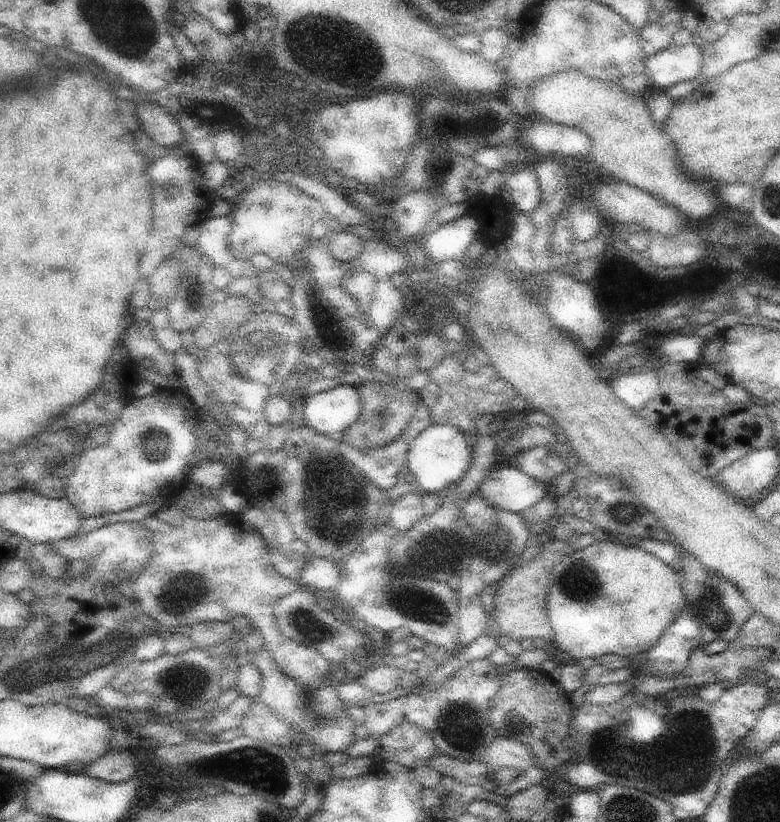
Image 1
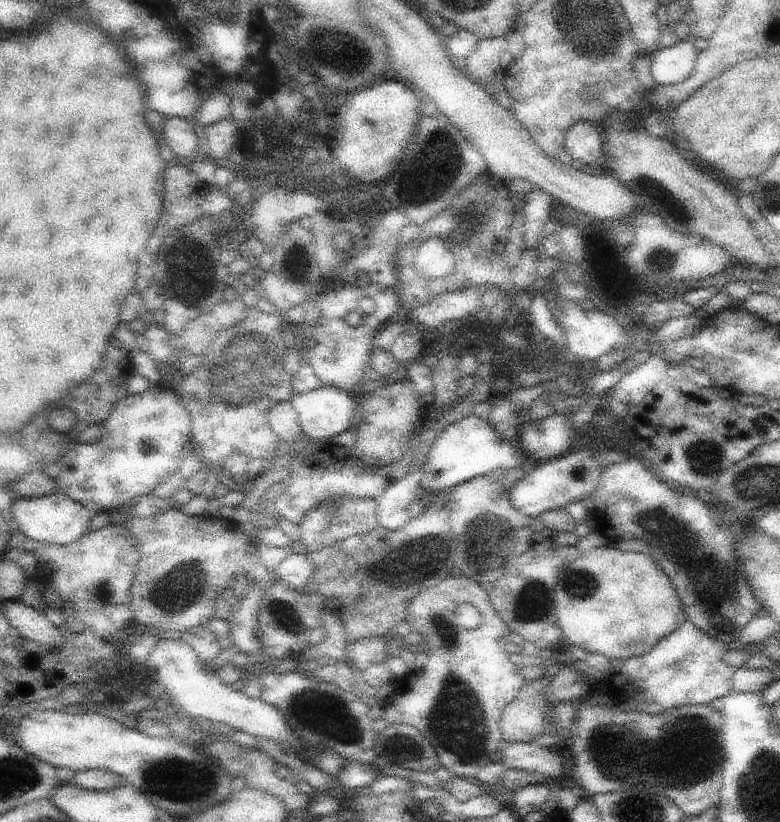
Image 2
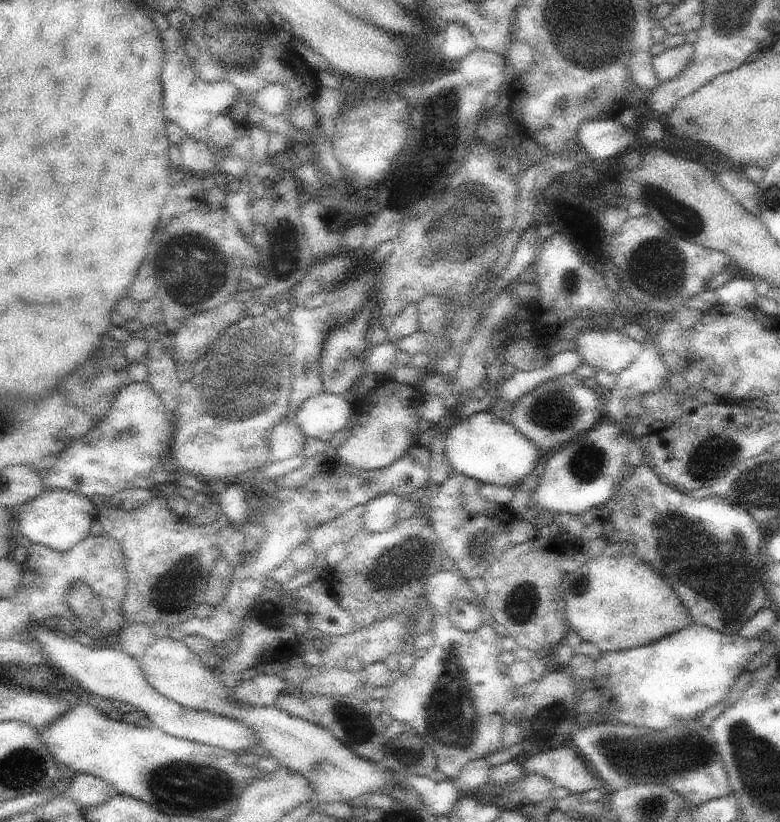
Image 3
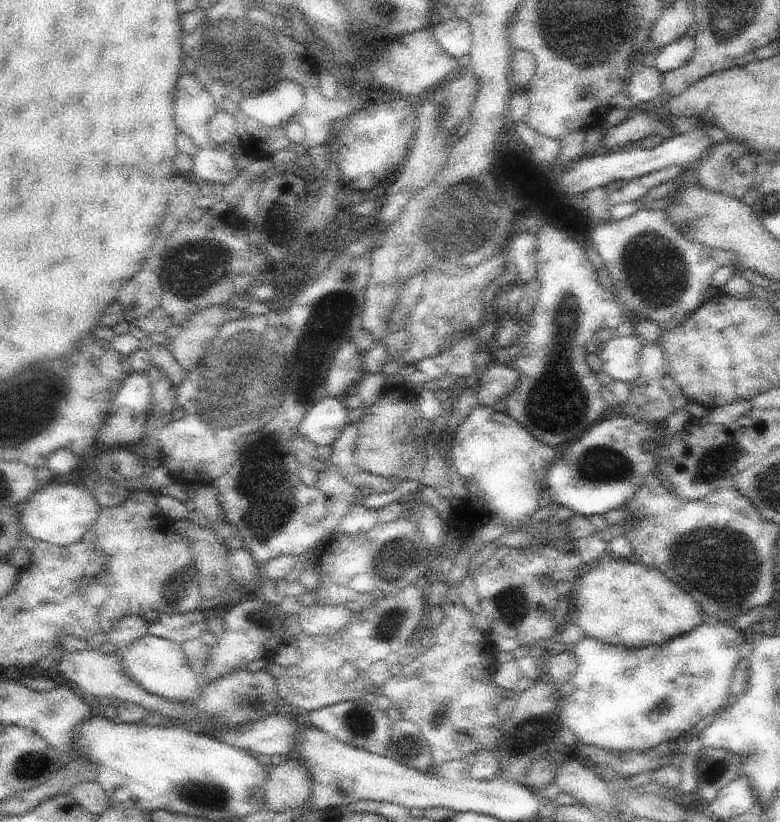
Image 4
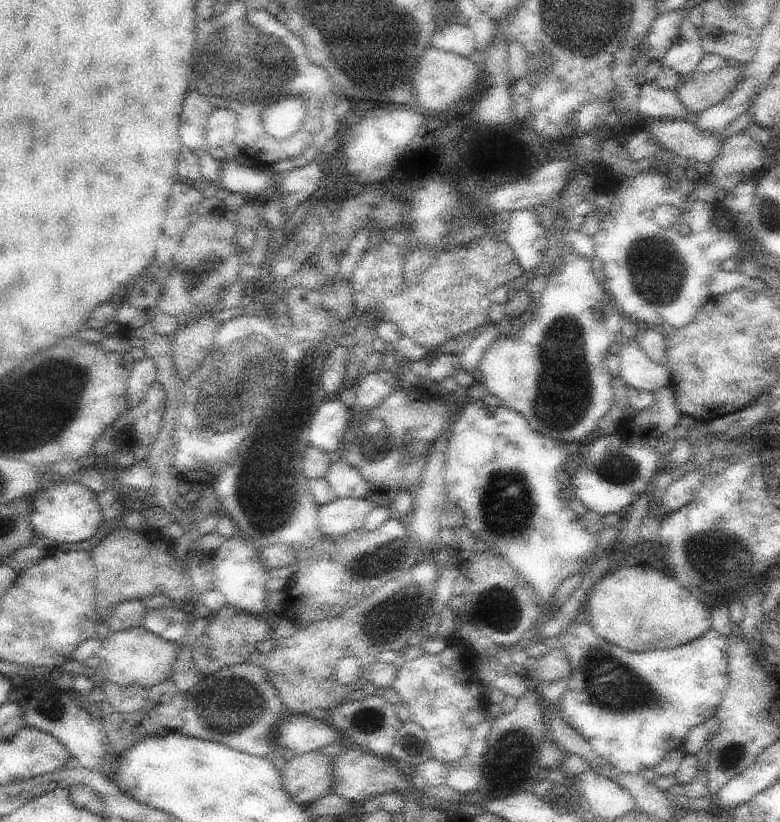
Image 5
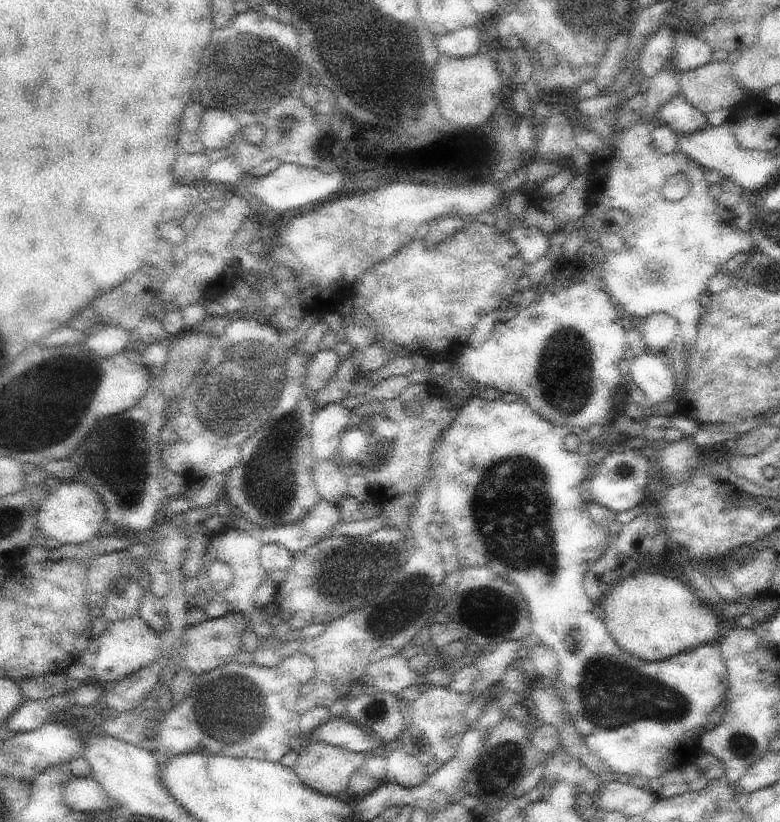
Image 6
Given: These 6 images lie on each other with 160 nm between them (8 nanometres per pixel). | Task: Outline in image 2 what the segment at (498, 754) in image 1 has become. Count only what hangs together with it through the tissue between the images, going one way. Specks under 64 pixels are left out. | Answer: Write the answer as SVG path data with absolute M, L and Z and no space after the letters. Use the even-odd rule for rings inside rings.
M535 741L502 744L500 751L501 761L508 769L544 773L558 782L565 778L562 773L564 758L556 754L555 750L541 746Z

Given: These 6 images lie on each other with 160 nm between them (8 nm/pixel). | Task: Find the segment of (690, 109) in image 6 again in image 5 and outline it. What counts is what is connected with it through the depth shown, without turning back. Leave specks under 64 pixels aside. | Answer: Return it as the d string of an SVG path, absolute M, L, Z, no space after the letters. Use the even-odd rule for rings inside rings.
M650 81L639 84L638 110L643 121L656 119L684 119L688 114L674 89L663 89Z

